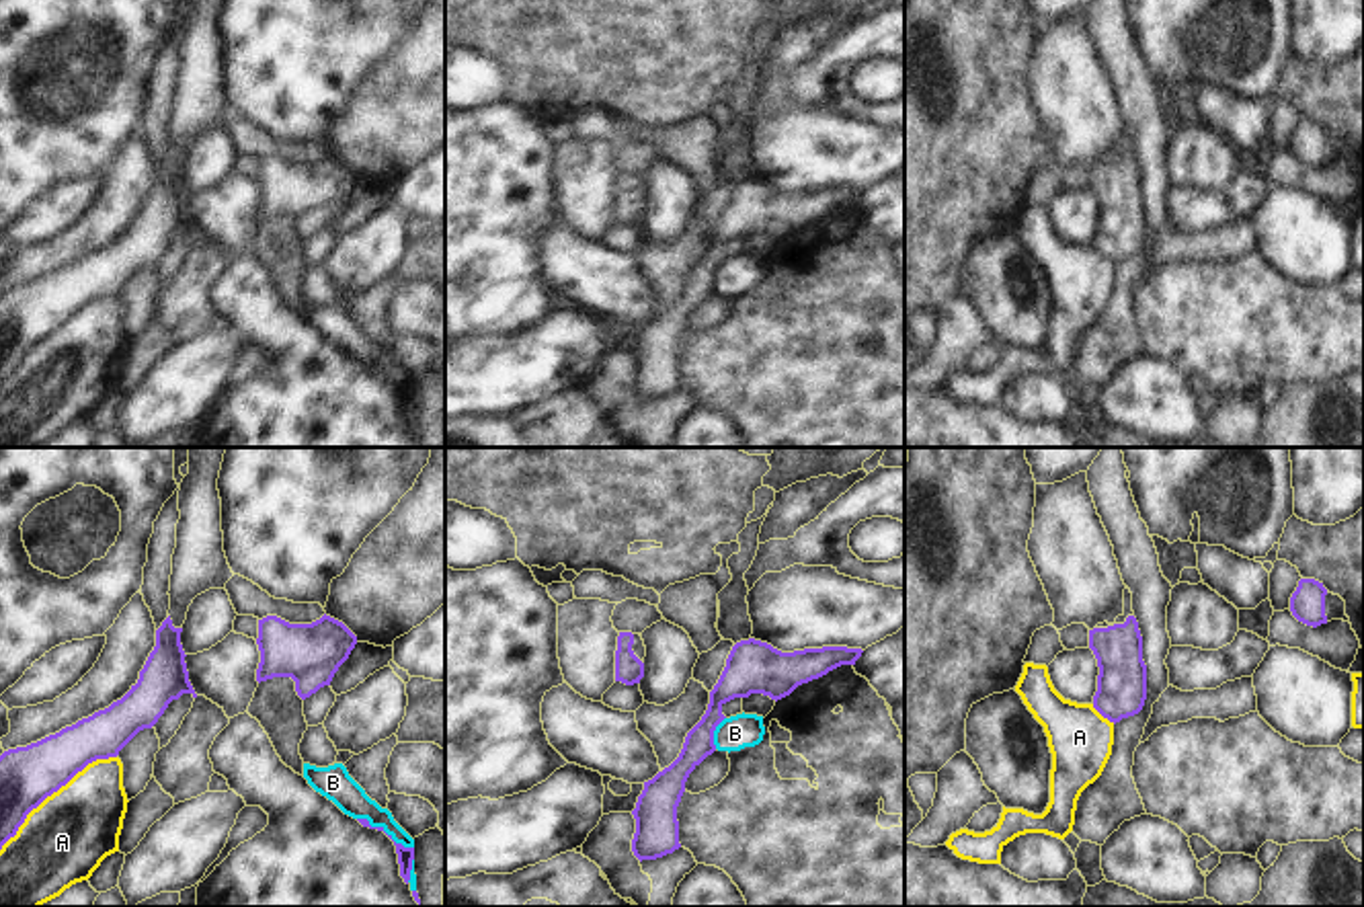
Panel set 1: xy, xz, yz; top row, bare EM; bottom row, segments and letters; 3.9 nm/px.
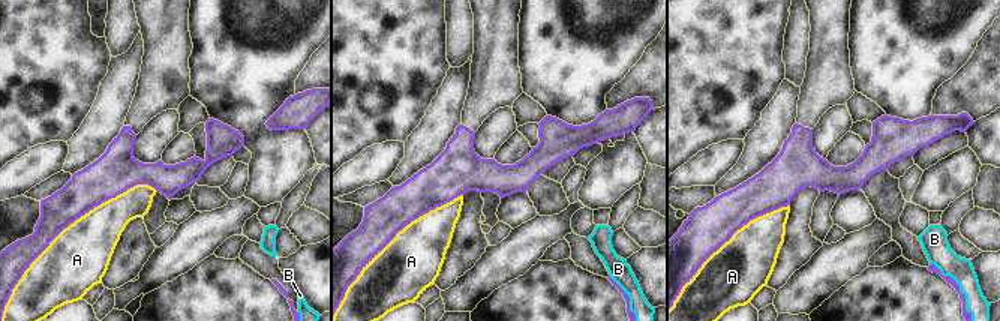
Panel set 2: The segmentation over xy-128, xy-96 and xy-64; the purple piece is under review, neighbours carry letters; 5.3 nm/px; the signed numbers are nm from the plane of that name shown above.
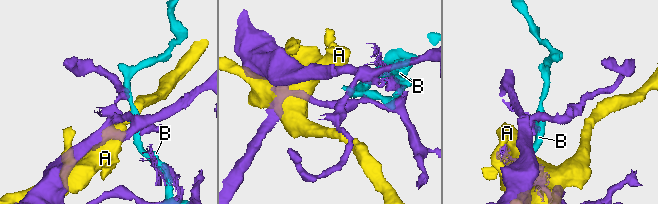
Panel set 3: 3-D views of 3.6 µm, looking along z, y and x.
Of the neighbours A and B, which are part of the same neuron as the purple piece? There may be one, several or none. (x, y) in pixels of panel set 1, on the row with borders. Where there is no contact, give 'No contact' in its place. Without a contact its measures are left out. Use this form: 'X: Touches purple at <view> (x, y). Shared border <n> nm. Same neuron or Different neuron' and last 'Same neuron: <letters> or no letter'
A: Touches purple at xy (54, 791). Shared border 600 nm. Different neuron
B: Touches purple at xy (384, 832). Shared border 260 nm. Different neuron
Same neuron: no letter

